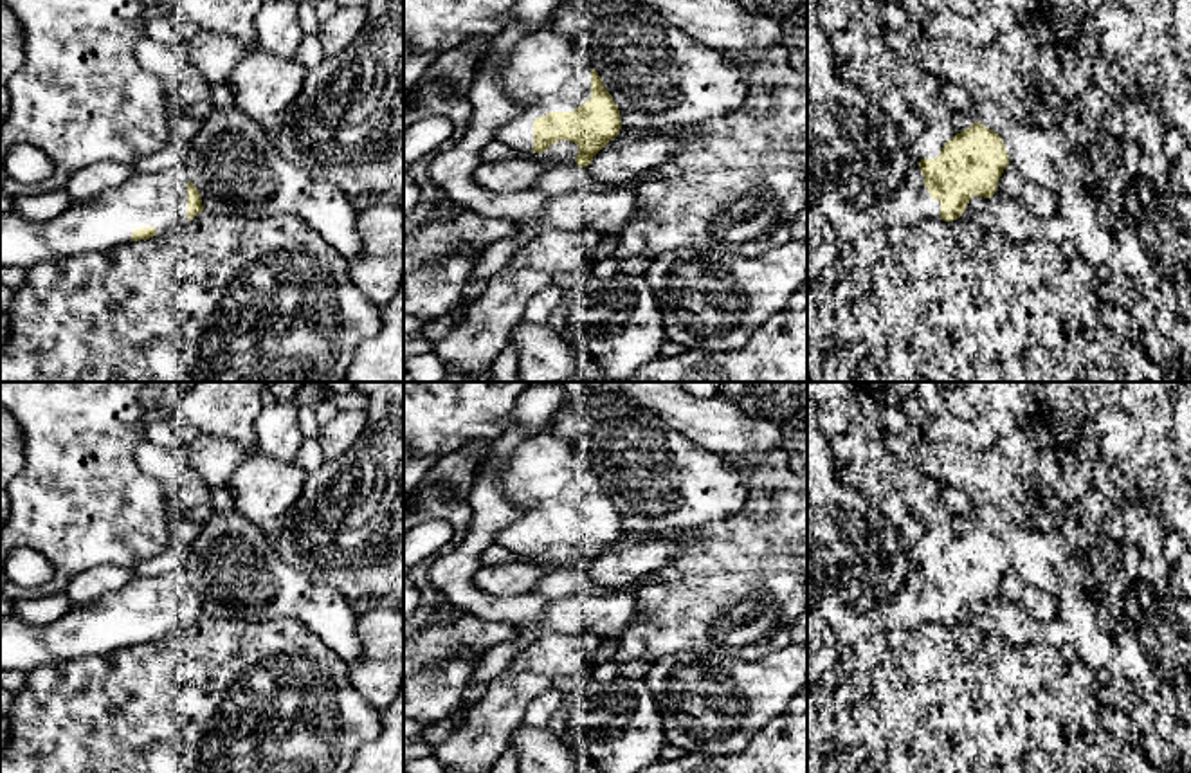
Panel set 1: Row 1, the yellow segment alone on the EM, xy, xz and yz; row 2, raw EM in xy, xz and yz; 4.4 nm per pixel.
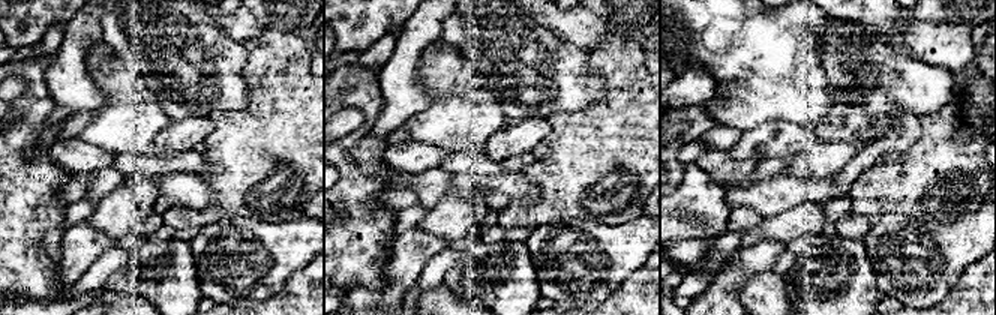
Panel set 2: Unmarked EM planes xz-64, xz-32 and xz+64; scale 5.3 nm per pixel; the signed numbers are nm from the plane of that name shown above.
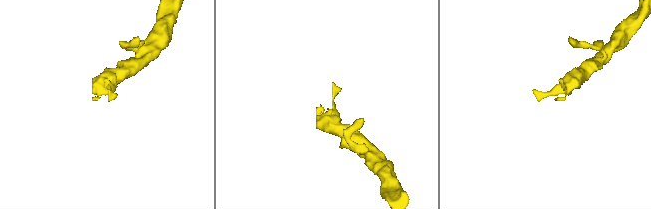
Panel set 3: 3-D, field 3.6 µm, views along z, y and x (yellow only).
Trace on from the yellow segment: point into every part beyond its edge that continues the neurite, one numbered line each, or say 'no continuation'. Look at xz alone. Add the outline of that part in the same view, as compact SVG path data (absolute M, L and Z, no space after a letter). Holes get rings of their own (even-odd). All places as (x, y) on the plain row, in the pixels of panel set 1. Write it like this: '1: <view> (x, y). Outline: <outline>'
1: xz (546, 474). Outline: M551 423L526 436L514 450L503 476L506 494L523 508L523 517L505 526L495 542L514 559L533 555L533 524L550 515L573 515L591 503L591 468L575 443L553 431Z

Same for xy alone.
1: xy (159, 602). Outline: M180 568L164 575L133 577L97 602L72 605L43 627L14 616L0 618L0 672L27 674L52 663L103 658L128 650L135 632L155 631L159 640L184 629L187 586L189 577Z

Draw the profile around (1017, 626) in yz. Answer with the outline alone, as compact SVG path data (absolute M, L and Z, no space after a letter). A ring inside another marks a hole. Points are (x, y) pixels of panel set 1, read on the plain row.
M995 596L989 602L989 614L998 634L1011 645L1023 649L1043 641L1043 623L1036 620L1022 602L1009 602Z

